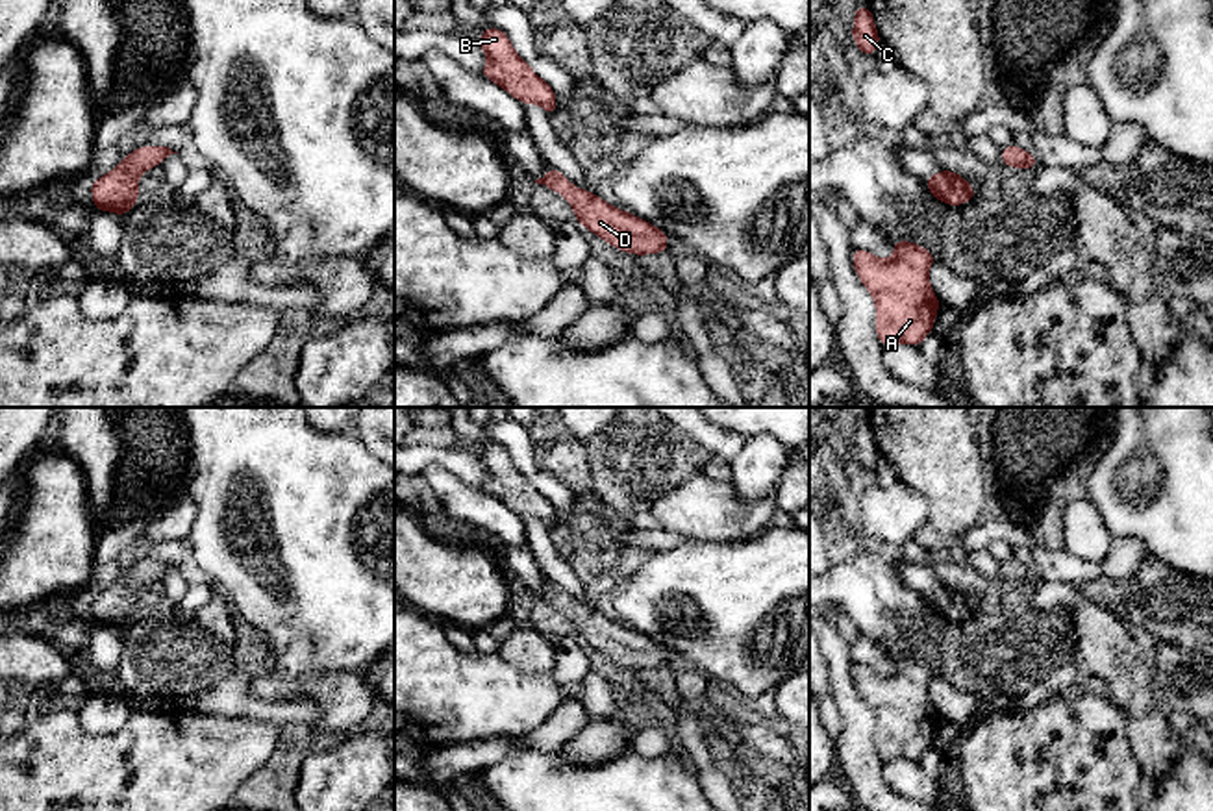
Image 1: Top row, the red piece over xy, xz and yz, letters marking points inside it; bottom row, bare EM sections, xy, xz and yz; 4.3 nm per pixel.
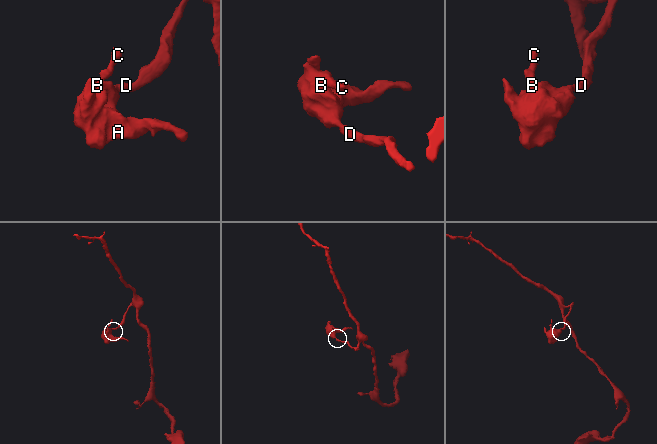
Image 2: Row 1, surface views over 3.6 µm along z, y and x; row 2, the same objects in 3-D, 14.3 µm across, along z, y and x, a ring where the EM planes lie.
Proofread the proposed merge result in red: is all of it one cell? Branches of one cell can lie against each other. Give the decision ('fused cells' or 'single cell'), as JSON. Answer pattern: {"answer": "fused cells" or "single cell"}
{"answer": "single cell"}

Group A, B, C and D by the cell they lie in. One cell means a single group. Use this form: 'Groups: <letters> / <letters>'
Groups: A B C D

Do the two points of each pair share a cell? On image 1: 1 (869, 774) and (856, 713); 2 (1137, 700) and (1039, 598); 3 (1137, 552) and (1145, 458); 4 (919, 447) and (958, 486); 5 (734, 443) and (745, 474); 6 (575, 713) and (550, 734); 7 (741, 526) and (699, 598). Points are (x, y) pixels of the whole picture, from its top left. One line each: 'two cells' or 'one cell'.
1: one cell
2: one cell
3: two cells
4: one cell
5: two cells
6: one cell
7: two cells

